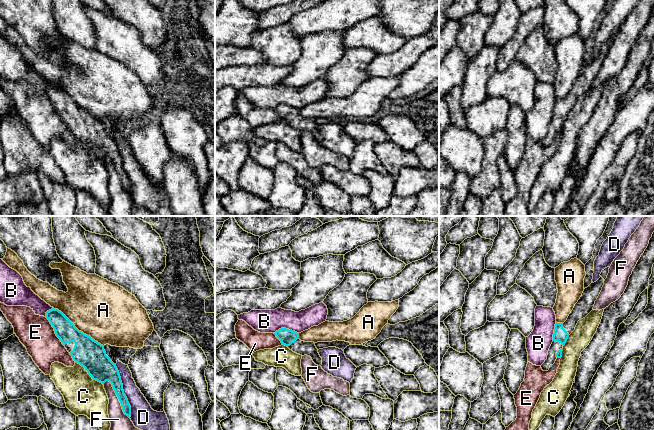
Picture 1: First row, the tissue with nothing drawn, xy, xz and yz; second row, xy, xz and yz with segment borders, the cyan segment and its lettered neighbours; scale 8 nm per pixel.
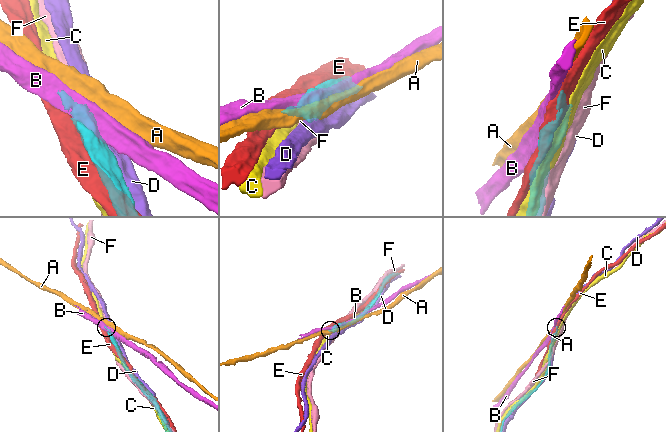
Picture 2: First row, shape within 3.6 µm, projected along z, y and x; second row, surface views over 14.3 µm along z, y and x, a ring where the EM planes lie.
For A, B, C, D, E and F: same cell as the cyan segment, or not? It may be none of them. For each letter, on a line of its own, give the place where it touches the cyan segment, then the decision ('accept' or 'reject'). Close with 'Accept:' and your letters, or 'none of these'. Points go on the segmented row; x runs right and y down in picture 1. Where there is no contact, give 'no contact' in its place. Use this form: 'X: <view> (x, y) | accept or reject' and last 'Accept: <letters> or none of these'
A: xy (77, 329) | reject
B: xz (286, 329) | reject
C: xy (88, 373) | reject
D: xy (123, 391) | reject
E: xy (54, 330) | reject
F: xy (118, 398) | reject
Accept: none of these

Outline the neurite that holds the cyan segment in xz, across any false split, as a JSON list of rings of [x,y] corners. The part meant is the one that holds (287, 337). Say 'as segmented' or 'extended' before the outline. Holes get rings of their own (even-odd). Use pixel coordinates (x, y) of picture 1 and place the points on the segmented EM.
extended | [[[281,328],[274,334],[283,345],[287,346],[293,352],[302,356],[310,356],[316,365],[322,365],[322,358],[320,357],[314,342],[301,341],[299,339],[299,333],[286,328]]]

